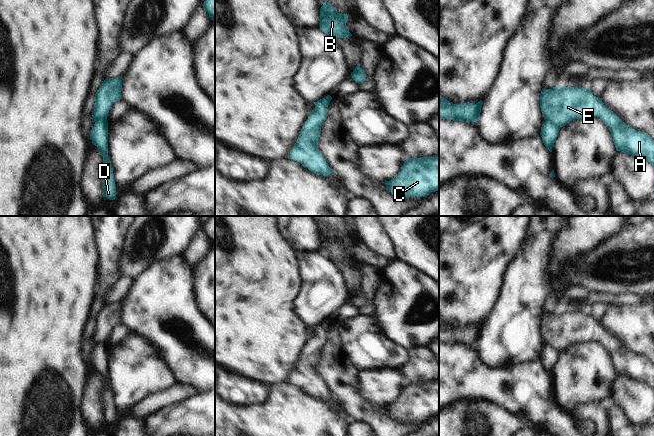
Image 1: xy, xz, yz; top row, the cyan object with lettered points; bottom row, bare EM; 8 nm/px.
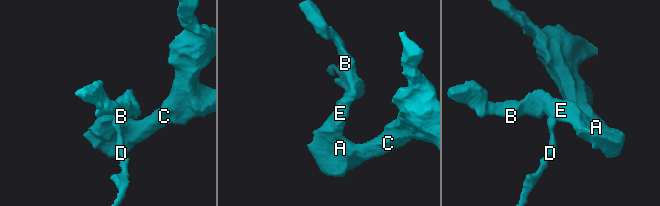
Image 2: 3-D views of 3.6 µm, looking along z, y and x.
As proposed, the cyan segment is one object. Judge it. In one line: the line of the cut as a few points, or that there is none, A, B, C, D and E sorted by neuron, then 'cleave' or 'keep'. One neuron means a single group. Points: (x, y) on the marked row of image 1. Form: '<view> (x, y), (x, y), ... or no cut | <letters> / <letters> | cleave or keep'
yz (545, 119), (553, 122), (558, 128) | A B C E / D | cleave

